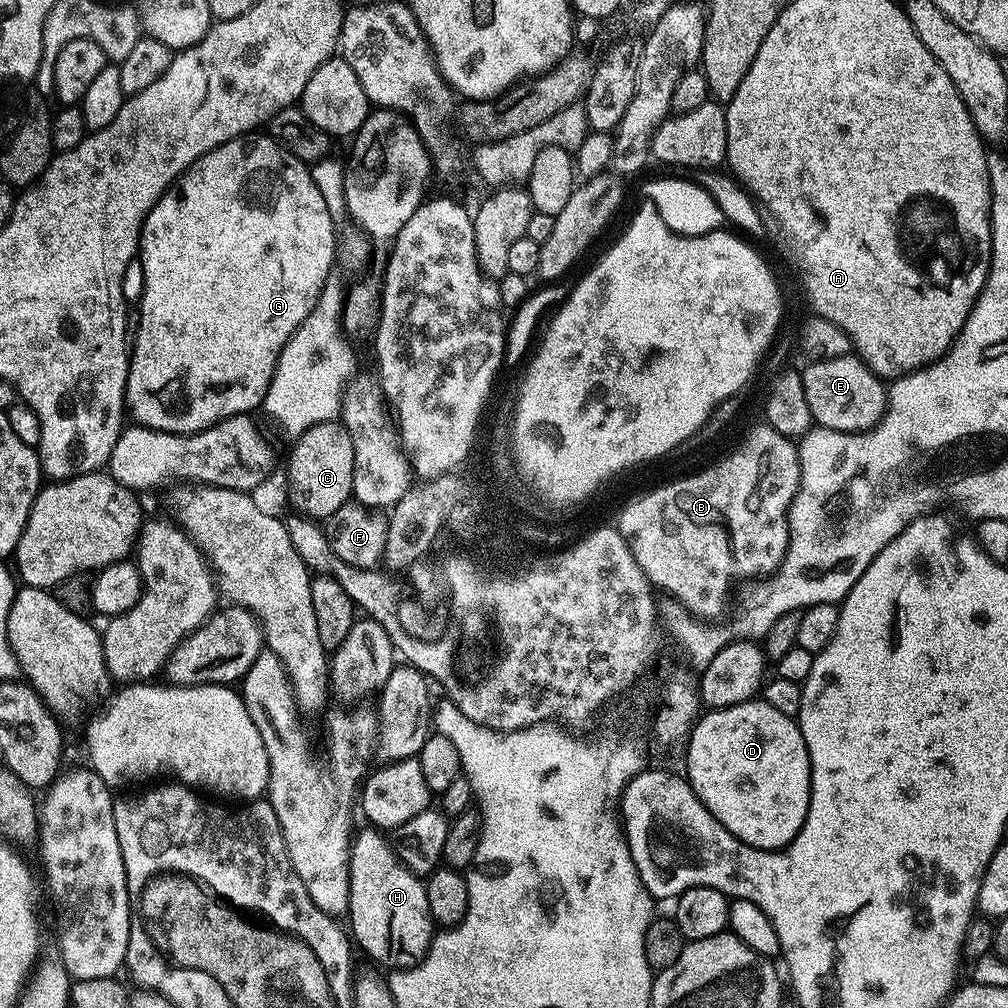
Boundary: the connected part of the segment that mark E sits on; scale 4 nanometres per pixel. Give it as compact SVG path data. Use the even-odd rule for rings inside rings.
M849 354L842 358L813 360L807 366L809 368L802 372L806 402L810 402L812 419L819 427L839 432L866 432L880 423L888 409L888 388L863 359Z

